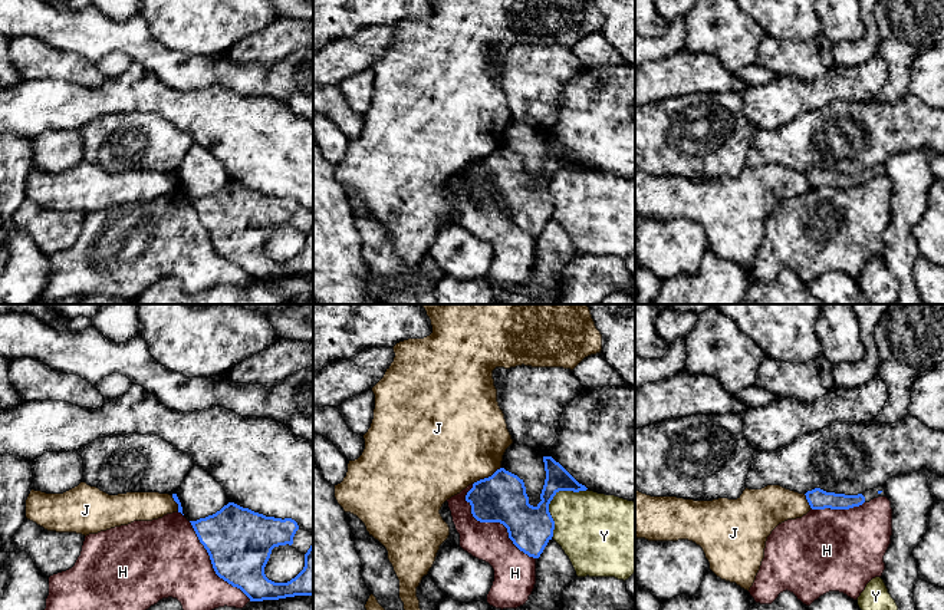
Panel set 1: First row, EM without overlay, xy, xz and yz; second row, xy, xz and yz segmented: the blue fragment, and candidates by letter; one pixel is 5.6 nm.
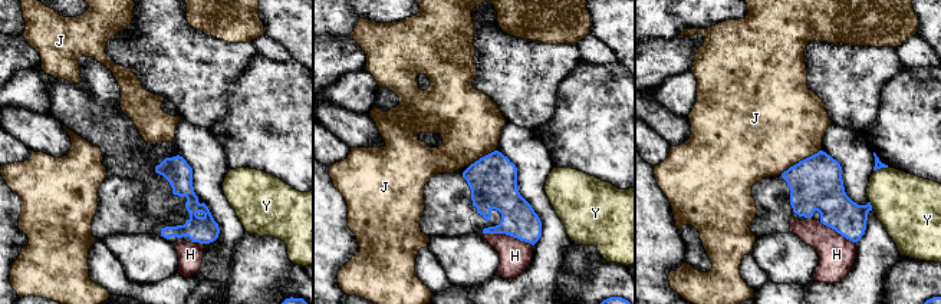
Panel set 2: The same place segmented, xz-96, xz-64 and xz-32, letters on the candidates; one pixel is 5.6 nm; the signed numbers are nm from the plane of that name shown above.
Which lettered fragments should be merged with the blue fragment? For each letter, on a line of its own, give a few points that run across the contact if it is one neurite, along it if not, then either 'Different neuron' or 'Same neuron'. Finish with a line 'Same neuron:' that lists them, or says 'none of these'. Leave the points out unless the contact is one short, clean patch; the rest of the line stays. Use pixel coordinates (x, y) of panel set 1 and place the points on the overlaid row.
H: Different neuron
J: Line: xz (500, 467), (473, 484). Different neuron
Y: Different neuron
Same neuron: none of these

